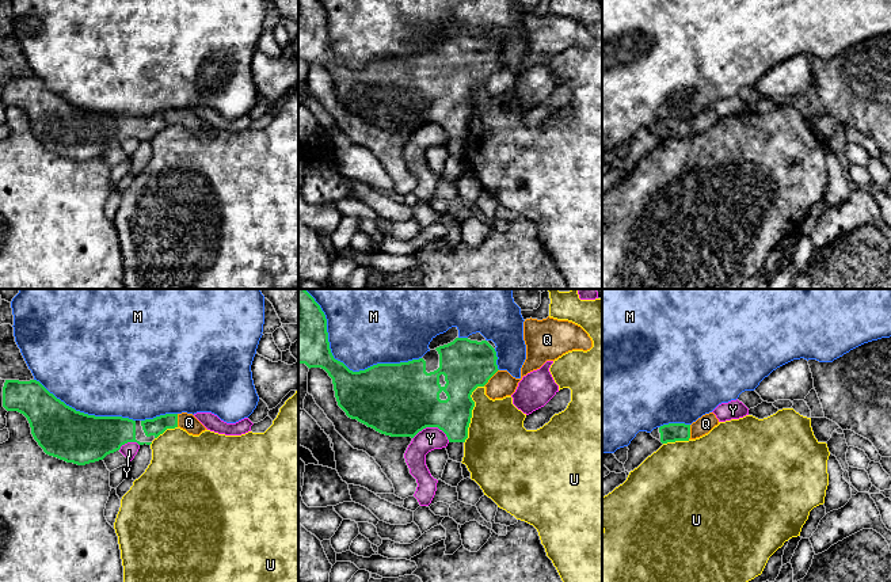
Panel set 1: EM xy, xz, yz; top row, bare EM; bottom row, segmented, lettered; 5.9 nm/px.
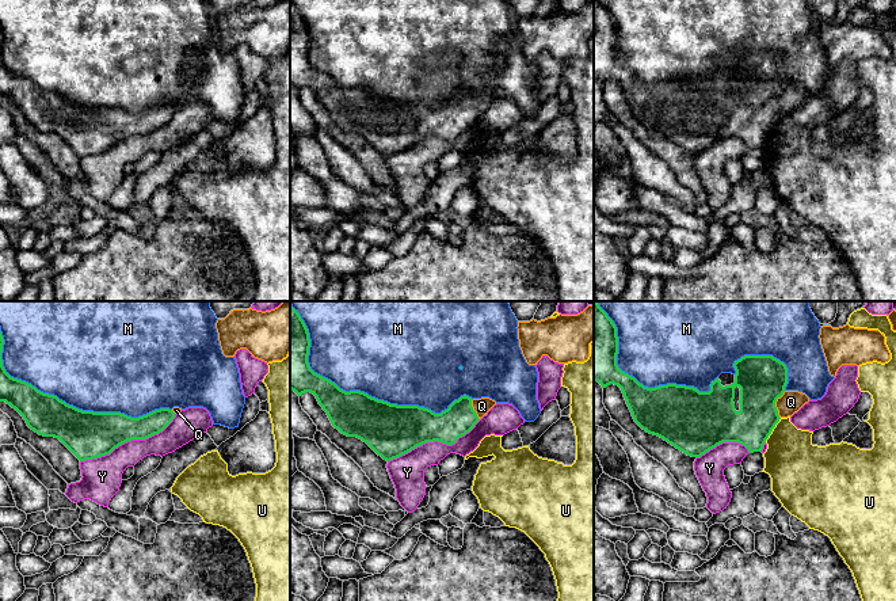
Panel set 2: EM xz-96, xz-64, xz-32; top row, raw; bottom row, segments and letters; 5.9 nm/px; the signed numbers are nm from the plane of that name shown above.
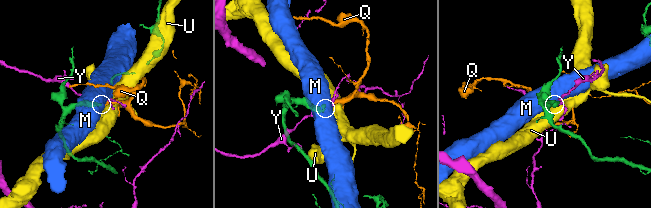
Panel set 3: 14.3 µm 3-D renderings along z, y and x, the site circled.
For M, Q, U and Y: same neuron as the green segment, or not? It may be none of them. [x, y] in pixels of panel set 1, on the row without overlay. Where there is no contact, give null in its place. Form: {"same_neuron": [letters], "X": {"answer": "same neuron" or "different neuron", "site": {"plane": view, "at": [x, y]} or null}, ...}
{"same_neuron": ["Q"], "M": {"answer": "different neuron", "site": {"plane": "xz", "at": [351, 67]}}, "Q": {"answer": "same neuron", "site": {"plane": "xz", "at": [491, 72]}}, "U": {"answer": "different neuron", "site": {"plane": "xz", "at": [471, 109]}}, "Y": {"answer": "different neuron", "site": {"plane": "xz", "at": [433, 122]}}}

